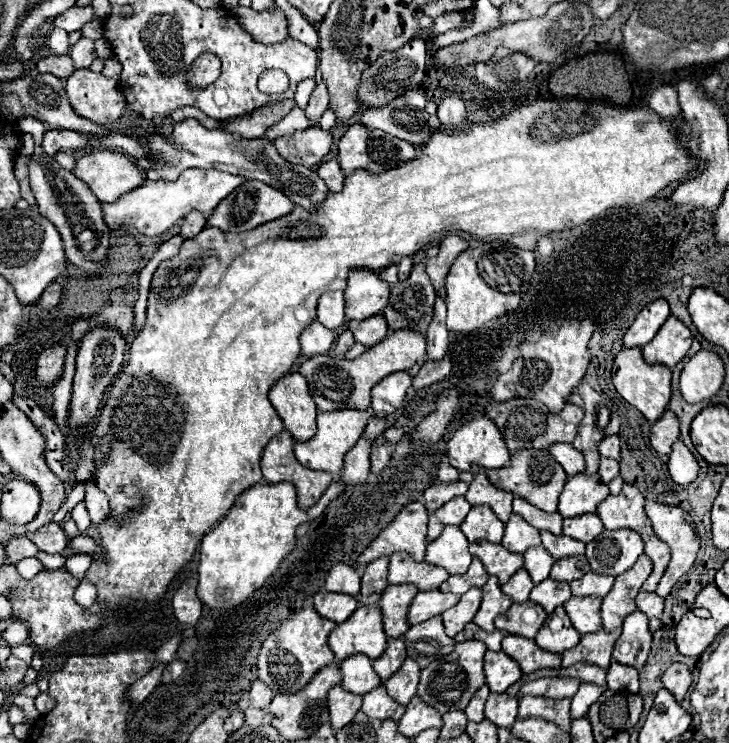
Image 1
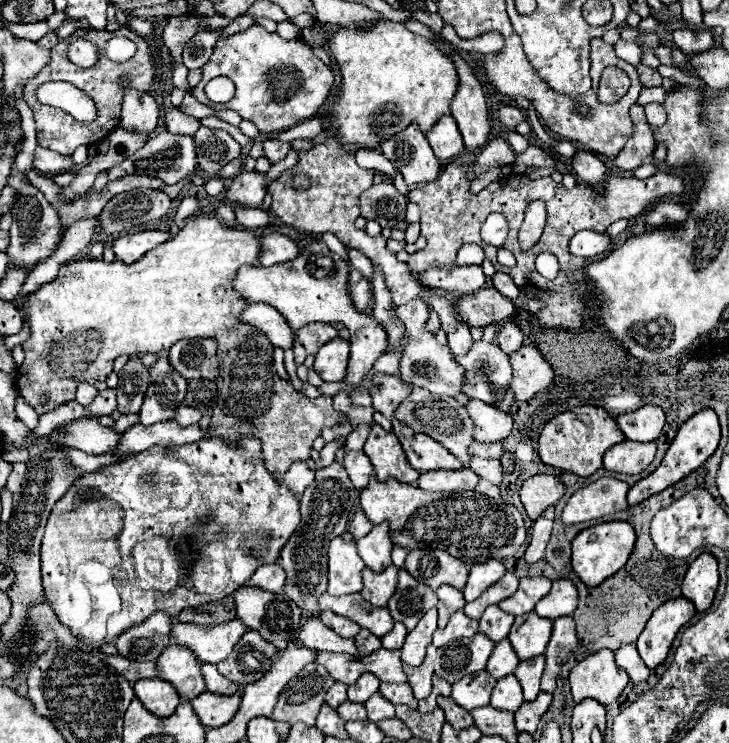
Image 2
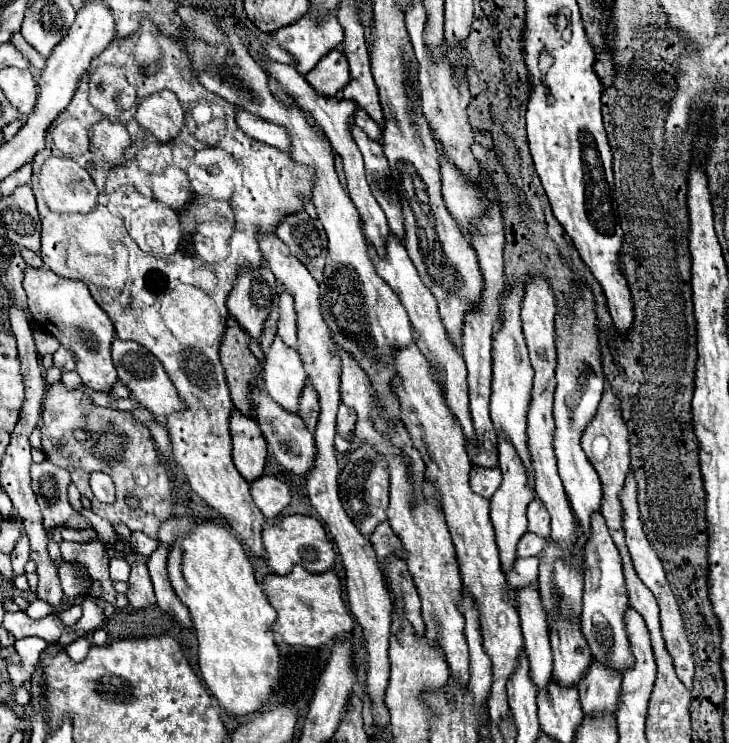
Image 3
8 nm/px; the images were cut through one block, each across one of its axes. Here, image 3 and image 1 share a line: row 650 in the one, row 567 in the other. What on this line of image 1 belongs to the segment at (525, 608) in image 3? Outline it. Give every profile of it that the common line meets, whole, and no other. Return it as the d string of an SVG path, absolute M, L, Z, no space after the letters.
M536 546L536 548L524 552L524 568L532 576L534 584L538 584L550 576L552 564L554 564L554 558L544 550L544 546Z

